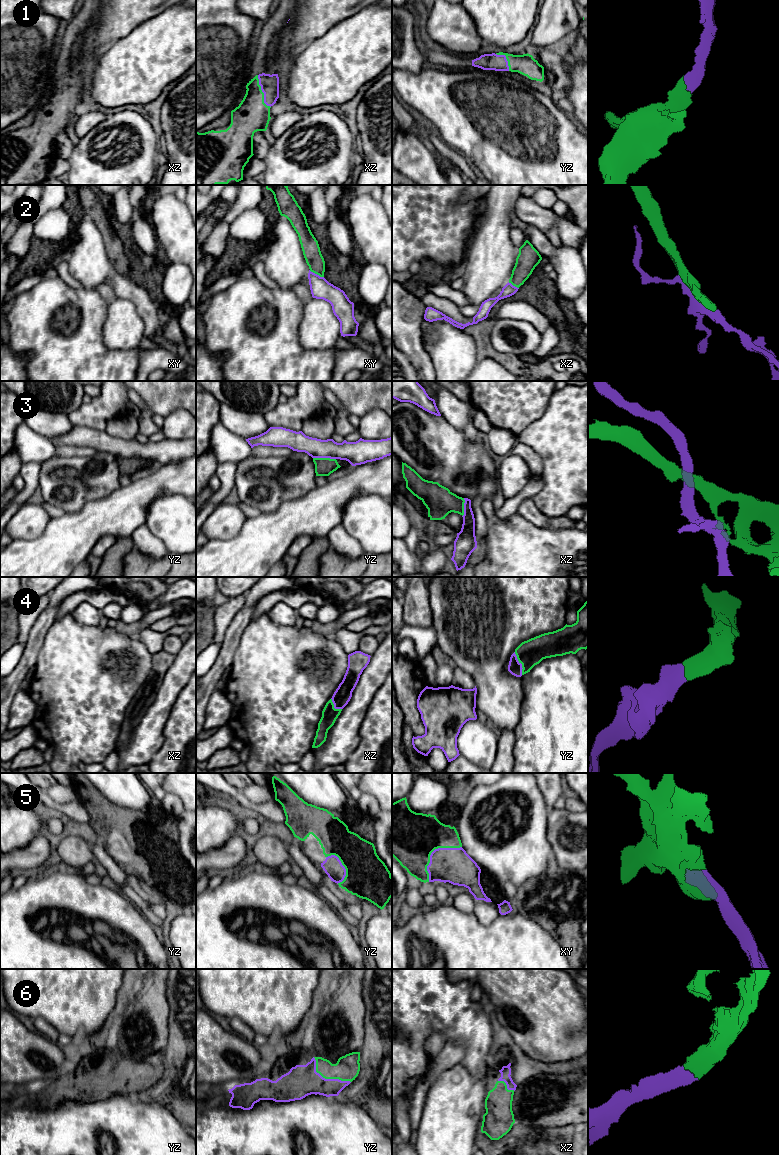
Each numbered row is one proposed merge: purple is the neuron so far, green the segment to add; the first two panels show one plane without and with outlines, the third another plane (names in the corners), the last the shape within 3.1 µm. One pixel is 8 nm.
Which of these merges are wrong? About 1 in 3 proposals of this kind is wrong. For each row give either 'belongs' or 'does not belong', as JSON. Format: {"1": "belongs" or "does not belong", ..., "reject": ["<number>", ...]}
{"1": "belongs", "2": "does not belong", "3": "does not belong", "4": "belongs", "5": "belongs", "6": "belongs", "reject": ["2", "3"]}

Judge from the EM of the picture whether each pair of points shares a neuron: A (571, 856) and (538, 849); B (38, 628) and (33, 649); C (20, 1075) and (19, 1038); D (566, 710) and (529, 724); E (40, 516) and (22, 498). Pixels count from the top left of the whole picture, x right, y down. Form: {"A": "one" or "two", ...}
{"A": "two", "B": "one", "C": "one", "D": "one", "E": "two"}

